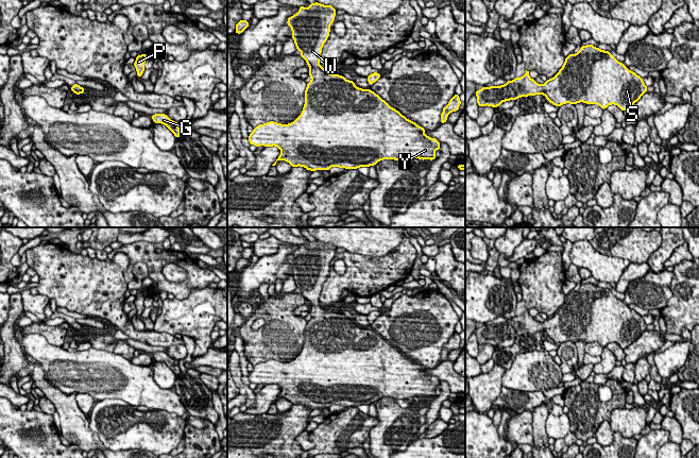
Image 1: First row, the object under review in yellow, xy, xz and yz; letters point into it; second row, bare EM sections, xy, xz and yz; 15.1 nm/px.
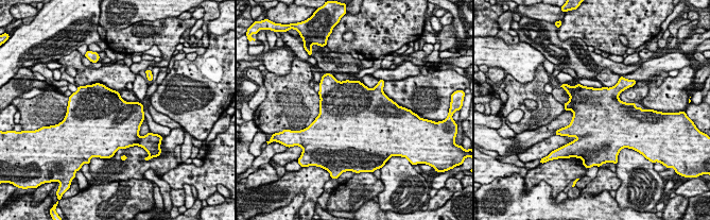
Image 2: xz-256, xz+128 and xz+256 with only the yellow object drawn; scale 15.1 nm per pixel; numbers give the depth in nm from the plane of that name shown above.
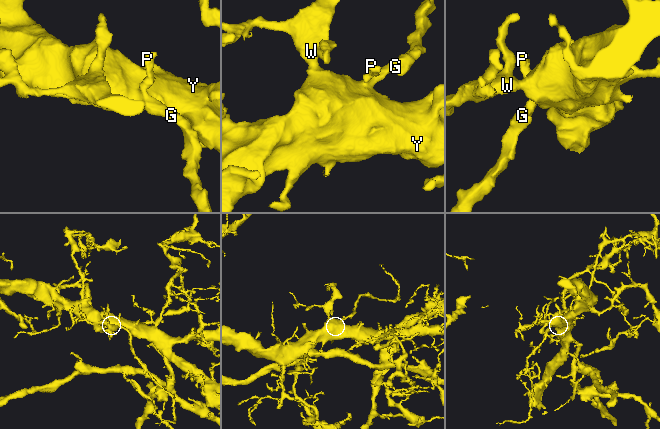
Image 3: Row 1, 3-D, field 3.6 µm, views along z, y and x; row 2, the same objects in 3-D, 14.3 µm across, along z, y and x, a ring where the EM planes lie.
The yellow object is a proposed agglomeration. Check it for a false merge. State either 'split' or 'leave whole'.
leave whole

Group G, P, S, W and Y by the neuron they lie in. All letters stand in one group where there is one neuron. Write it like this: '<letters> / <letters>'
G P S W Y

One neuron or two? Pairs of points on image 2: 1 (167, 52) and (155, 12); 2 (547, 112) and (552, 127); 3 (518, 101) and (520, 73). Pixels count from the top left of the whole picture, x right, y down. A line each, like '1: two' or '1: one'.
1: two
2: two
3: two

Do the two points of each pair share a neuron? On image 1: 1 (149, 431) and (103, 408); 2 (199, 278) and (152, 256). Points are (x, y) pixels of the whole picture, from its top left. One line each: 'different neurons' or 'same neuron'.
1: same neuron
2: same neuron

